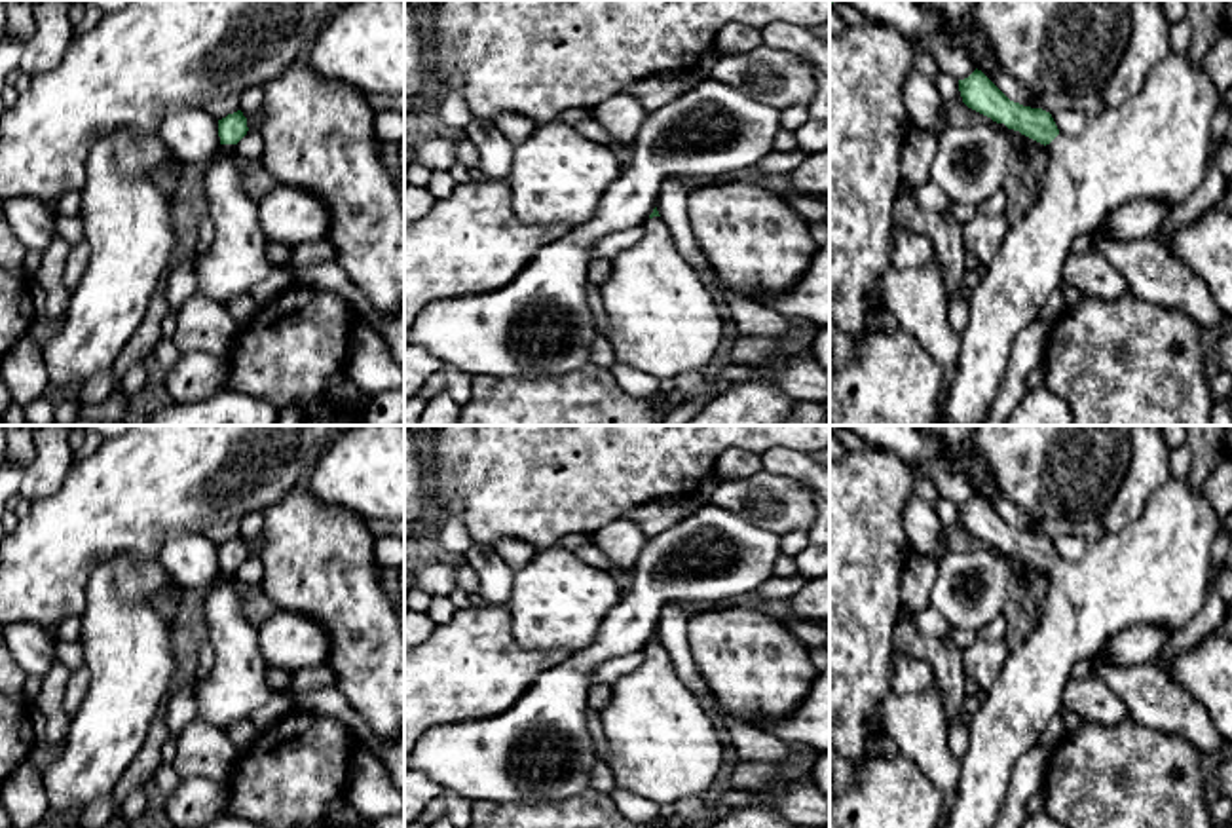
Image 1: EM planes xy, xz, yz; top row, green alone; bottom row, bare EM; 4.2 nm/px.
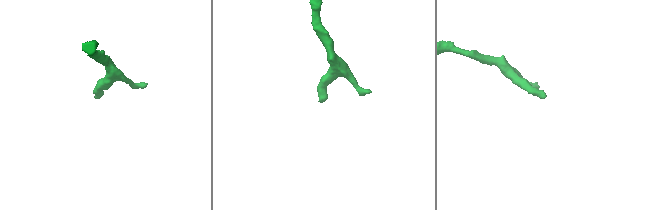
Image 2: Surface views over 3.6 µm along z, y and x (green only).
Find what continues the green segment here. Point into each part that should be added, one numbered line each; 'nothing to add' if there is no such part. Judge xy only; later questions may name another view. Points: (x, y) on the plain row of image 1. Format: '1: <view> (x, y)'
1: xy (238, 684)

